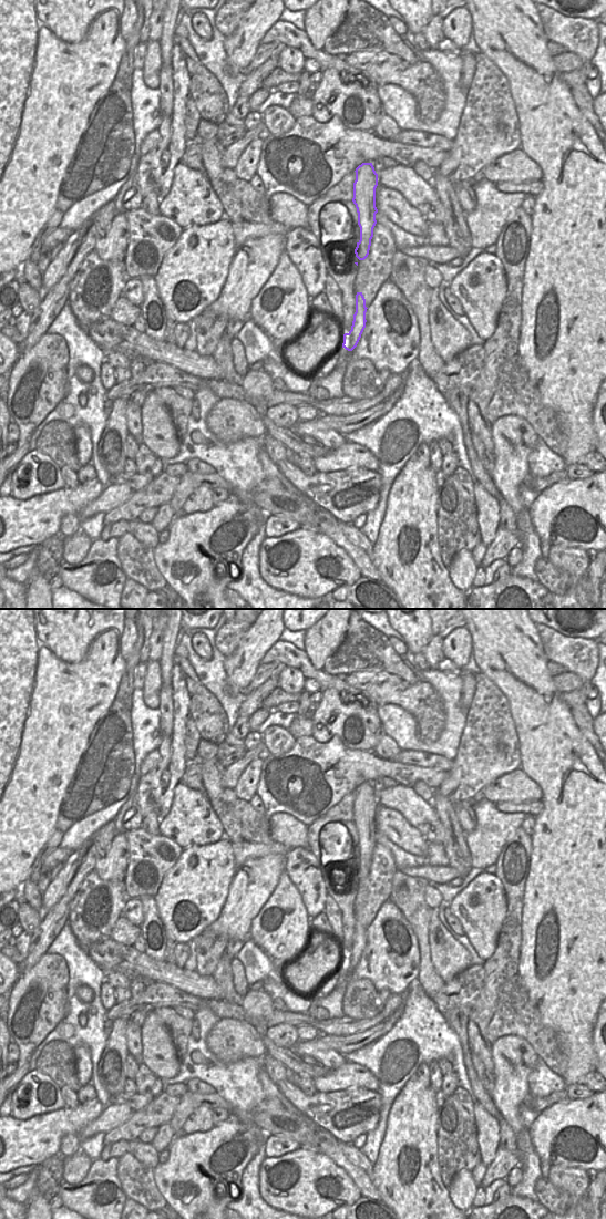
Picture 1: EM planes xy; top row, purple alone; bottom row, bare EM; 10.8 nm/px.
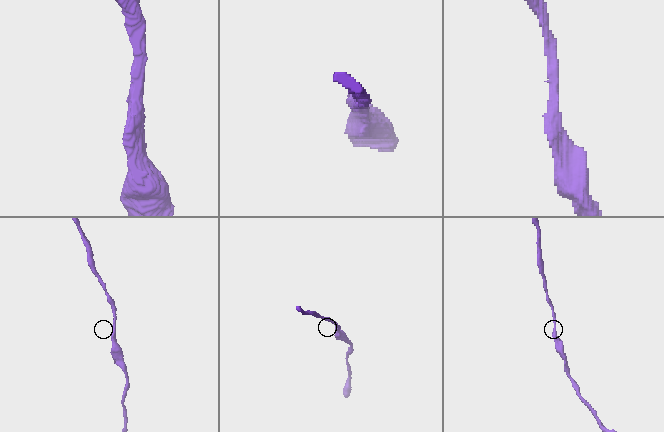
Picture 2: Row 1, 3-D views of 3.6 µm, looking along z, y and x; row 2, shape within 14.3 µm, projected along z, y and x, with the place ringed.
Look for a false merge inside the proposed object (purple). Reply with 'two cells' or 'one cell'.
one cell

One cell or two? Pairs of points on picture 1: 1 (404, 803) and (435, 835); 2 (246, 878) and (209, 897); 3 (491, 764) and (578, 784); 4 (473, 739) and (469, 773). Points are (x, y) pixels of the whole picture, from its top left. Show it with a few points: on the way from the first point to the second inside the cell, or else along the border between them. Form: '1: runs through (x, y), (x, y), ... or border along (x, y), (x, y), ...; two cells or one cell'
1: runs through (412, 811), (429, 828); one cell
2: border along (236, 870), (221, 911); two cells
3: border along (519, 741), (521, 766); two cells
4: runs through (473, 747), (473, 764); one cell

